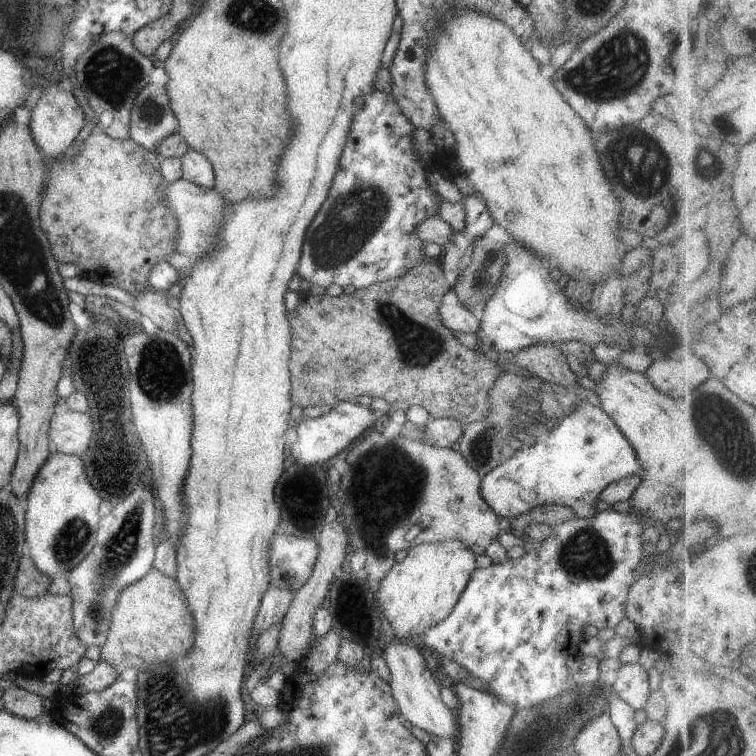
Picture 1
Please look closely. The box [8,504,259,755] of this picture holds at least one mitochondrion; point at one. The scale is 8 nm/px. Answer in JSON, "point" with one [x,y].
{"point":[106,722]}

